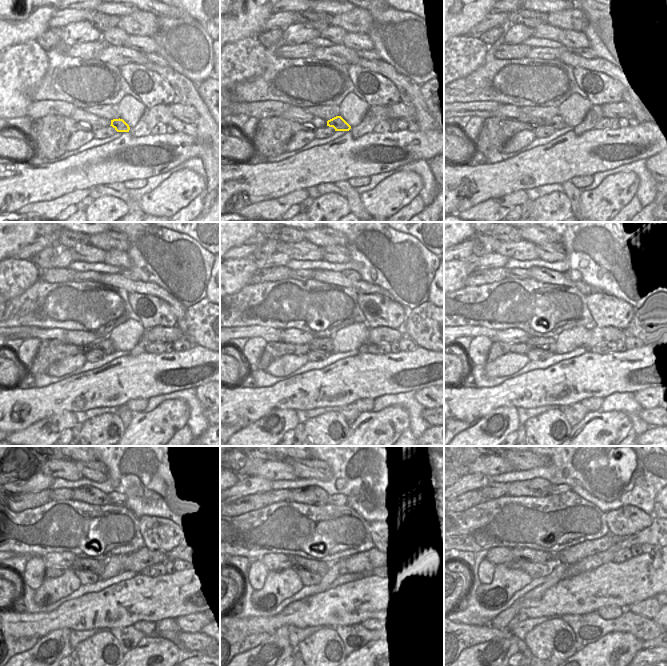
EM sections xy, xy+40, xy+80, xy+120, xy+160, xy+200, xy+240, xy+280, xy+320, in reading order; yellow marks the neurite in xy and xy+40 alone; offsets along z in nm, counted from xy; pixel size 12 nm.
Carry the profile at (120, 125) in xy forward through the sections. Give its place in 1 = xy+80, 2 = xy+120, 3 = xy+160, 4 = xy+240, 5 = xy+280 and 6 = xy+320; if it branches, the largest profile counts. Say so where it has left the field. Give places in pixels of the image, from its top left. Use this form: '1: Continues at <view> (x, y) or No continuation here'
1: Continues at xy+80 (557, 122)
2: Continues at xy+120 (104, 344)
3: Continues at xy+160 (319, 344)
4: Continues at xy+240 (97, 567)
5: Continues at xy+280 (319, 567)
6: Continues at xy+320 (530, 555).

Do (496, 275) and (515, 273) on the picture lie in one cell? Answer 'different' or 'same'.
different

